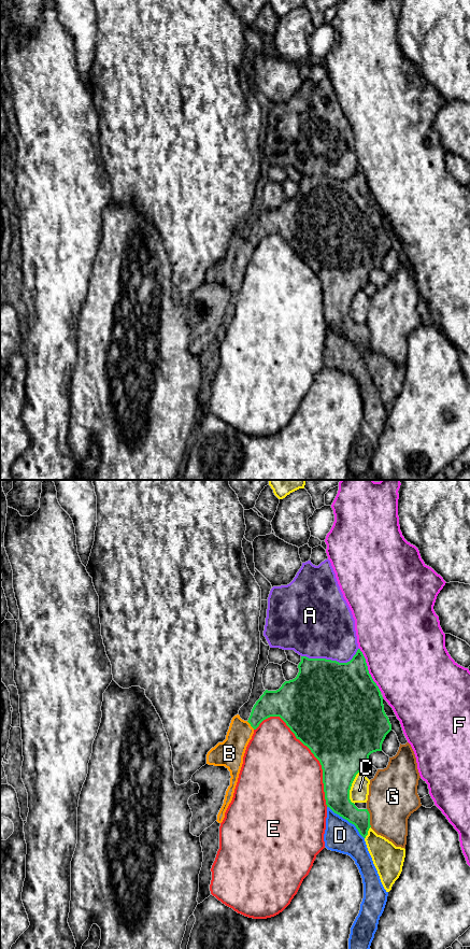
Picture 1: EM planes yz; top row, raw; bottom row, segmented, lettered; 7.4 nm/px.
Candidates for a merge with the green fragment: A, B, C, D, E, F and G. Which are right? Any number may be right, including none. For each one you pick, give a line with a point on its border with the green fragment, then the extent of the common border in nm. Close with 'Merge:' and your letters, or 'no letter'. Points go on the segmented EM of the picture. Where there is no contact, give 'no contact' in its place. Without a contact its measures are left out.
Merge: no letter

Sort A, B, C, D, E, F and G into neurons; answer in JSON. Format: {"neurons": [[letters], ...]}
{"neurons": [["A"], ["B"], ["C"], ["D"], ["E"], ["F"], ["G"]]}

